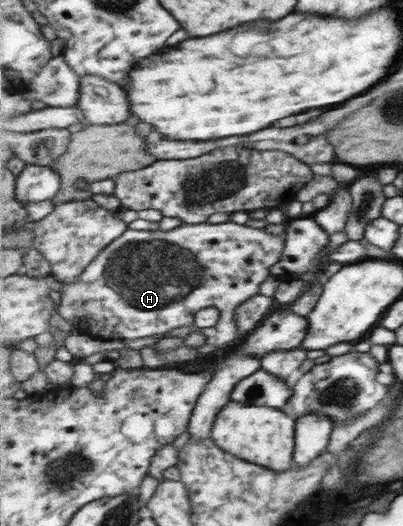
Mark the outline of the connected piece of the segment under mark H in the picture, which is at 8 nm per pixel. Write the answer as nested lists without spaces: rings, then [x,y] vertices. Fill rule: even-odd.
[[[200,223],[197,225],[184,224],[170,231],[134,231],[126,233],[114,243],[105,247],[93,263],[80,275],[74,283],[62,283],[61,301],[57,309],[60,316],[70,323],[74,329],[98,335],[97,339],[126,340],[142,339],[152,335],[168,334],[176,327],[192,327],[200,331],[210,346],[225,348],[229,342],[240,337],[235,311],[244,301],[260,294],[260,286],[268,277],[274,274],[274,267],[283,257],[283,251],[288,241],[288,231],[278,237],[252,229],[238,223]],[[204,307],[215,307],[219,310],[217,324],[212,327],[198,328],[194,325],[196,313]],[[99,327],[106,327],[108,333],[103,333]]]

